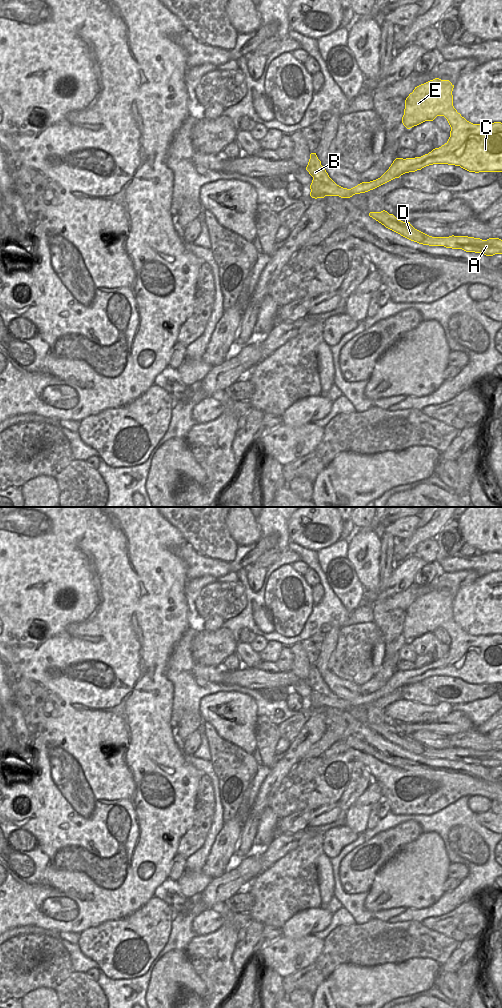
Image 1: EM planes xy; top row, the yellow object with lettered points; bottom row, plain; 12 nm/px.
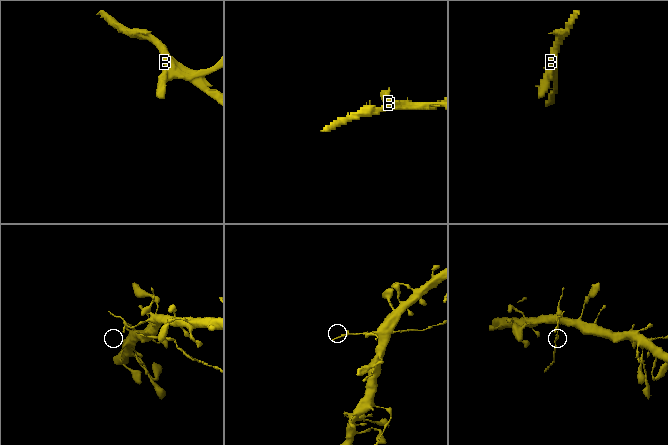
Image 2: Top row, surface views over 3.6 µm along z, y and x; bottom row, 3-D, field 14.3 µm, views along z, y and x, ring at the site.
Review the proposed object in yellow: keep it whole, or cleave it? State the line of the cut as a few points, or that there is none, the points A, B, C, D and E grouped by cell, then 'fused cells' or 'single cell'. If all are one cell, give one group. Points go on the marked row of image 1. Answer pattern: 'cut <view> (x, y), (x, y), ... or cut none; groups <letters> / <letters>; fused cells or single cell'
cut xy (375, 180), (380, 185); groups A B D / C E; fused cells

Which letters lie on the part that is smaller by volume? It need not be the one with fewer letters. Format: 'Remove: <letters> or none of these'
Remove: A, B, D

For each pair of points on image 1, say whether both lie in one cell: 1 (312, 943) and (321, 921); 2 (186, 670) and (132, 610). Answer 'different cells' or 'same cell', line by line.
1: different cells
2: different cells

